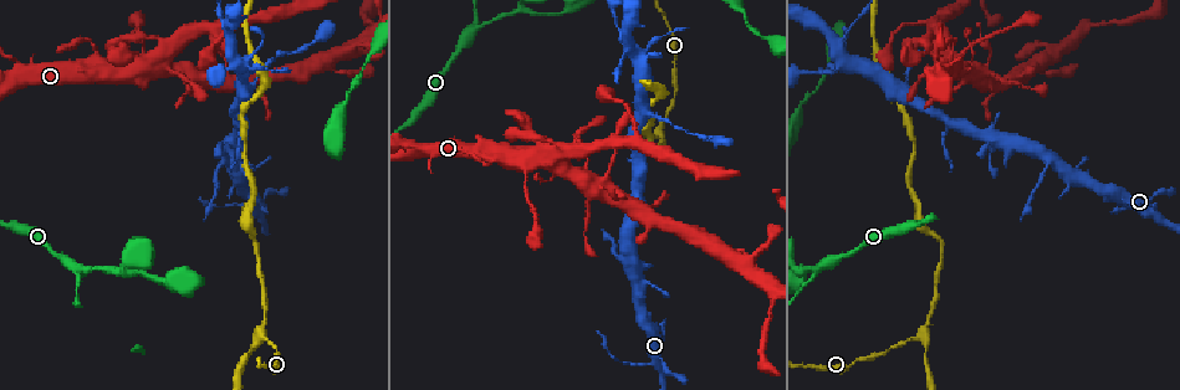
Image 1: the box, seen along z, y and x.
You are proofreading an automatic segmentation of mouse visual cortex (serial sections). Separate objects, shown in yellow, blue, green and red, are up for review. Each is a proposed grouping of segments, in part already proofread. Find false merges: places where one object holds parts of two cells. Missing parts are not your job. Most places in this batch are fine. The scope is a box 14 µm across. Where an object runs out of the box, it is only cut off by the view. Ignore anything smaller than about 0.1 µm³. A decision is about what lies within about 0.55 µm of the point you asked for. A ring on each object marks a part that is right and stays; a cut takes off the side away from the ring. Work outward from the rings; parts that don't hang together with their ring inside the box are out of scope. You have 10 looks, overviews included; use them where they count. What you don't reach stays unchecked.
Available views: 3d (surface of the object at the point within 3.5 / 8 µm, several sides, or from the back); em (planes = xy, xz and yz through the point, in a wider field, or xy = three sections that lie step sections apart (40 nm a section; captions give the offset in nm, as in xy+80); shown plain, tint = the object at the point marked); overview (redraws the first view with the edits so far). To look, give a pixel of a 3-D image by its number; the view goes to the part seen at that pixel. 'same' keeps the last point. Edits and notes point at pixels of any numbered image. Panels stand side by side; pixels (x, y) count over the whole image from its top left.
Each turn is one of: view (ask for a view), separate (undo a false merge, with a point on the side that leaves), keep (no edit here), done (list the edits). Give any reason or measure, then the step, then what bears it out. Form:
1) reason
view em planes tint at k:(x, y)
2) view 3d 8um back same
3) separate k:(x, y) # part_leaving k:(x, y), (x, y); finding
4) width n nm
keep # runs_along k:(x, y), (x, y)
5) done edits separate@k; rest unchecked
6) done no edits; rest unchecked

arms part here
view 3d 3.5um at 1:(76, 268)

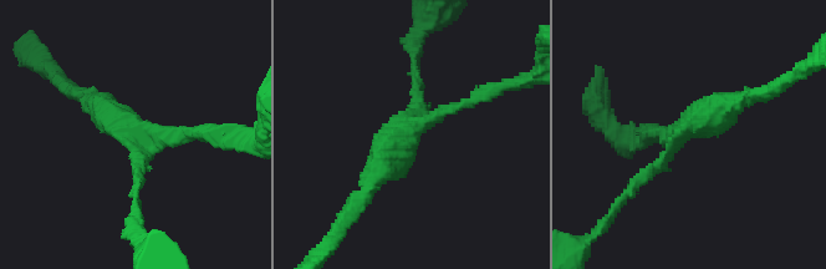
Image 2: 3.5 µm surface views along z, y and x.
keep # runs_along 2:(370, 186), (408, 131), (488, 94); one cell here

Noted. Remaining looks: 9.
a narrow waist
view 3d 8um at 1:(16, 61)

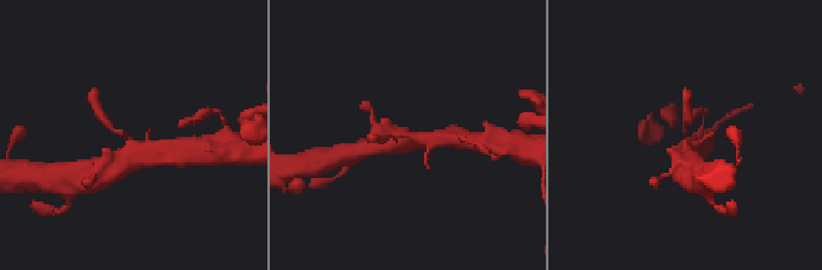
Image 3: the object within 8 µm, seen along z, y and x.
view 3d 3.5um at 3:(685, 138)

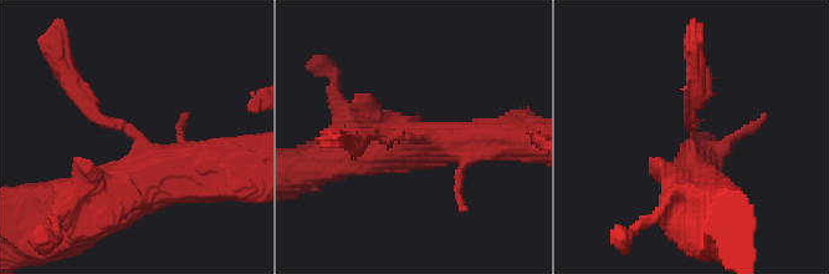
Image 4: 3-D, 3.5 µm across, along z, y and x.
keep # runs_along 4:(479, 140), (372, 133), (346, 142); all the same cell

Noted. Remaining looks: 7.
a fork
view 3d 3.5um back at 1:(630, 142)

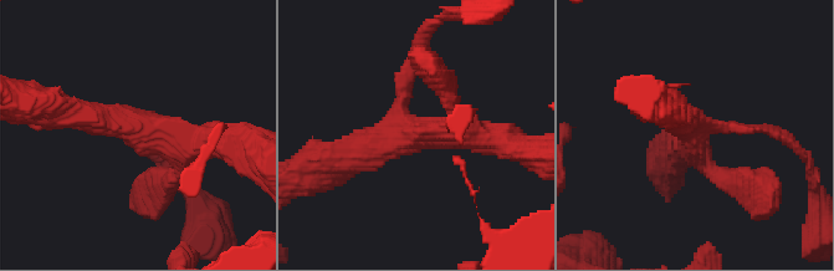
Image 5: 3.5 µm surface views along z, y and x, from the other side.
arms 3; arm_widths 150, 400, 400 nm; shape alone is not enough
view em xy step 2 tint at 5:(131, 128)

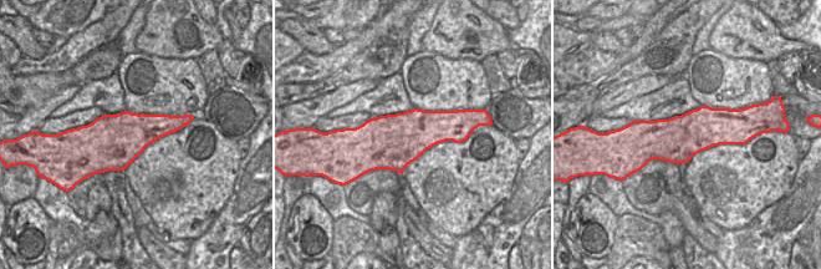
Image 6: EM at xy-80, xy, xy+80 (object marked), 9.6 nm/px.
keep # runs_along 5:(213, 141), (56, 110); continuous, no second cell

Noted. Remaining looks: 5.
thin arm on a thick one
view 3d 8um at 1:(640, 112)

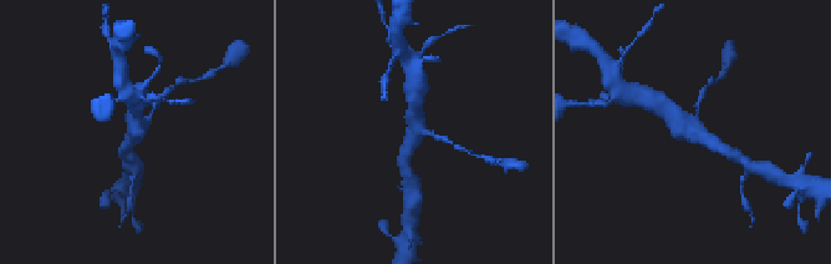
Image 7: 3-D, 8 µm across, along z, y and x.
arms 3; arm_widths 150, 350, 400 nm
view em xy step 5 tint at 7:(693, 129)

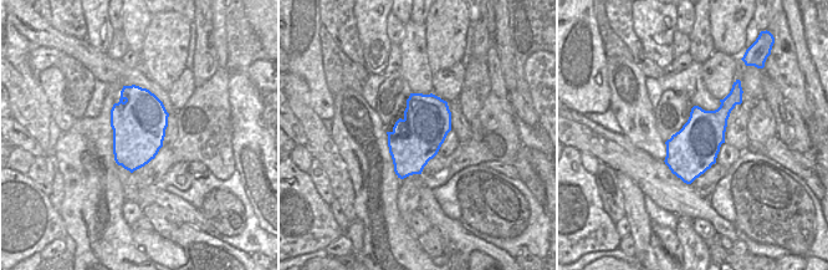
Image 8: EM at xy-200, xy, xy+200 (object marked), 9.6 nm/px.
keep # runs_along 7:(723, 148), (686, 128), (668, 107); continuous, no second cell

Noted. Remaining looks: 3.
done no edits; rest unchecked

